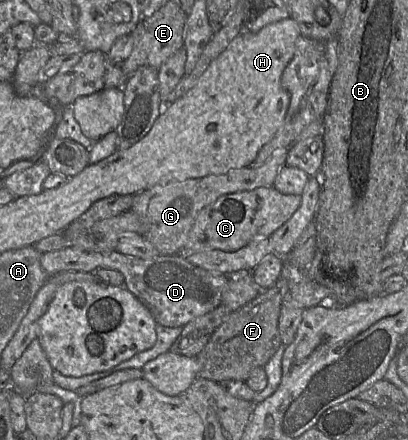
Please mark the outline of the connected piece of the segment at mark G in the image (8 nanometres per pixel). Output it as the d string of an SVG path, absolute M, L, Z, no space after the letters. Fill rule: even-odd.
M282 148L275 151L259 167L250 165L232 169L225 174L174 181L135 194L130 211L149 223L148 233L142 237L147 239L160 255L176 255L186 244L189 232L201 209L214 203L222 195L254 190L259 187L273 187L279 170L286 165L288 149Z

